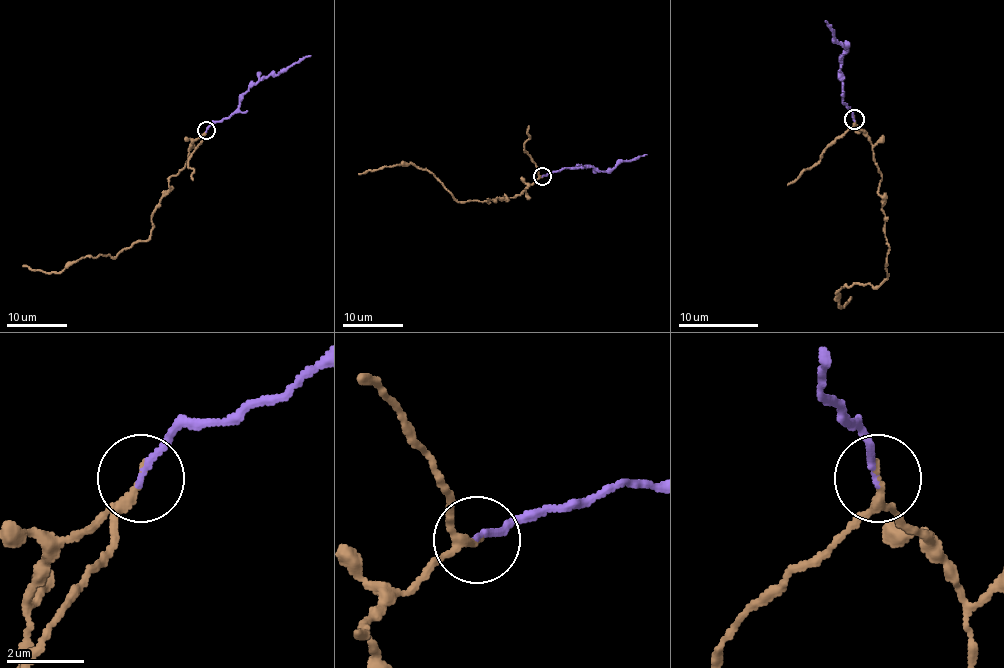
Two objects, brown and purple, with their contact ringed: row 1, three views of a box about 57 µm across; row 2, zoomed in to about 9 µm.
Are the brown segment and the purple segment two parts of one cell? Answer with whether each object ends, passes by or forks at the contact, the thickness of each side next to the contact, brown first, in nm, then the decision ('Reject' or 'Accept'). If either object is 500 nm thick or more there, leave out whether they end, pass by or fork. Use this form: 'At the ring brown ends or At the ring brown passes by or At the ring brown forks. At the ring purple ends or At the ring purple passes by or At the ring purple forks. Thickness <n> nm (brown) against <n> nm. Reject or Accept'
At the ring brown passes by. At the ring purple ends. Thickness 190 nm (brown) against 160 nm. Accept

